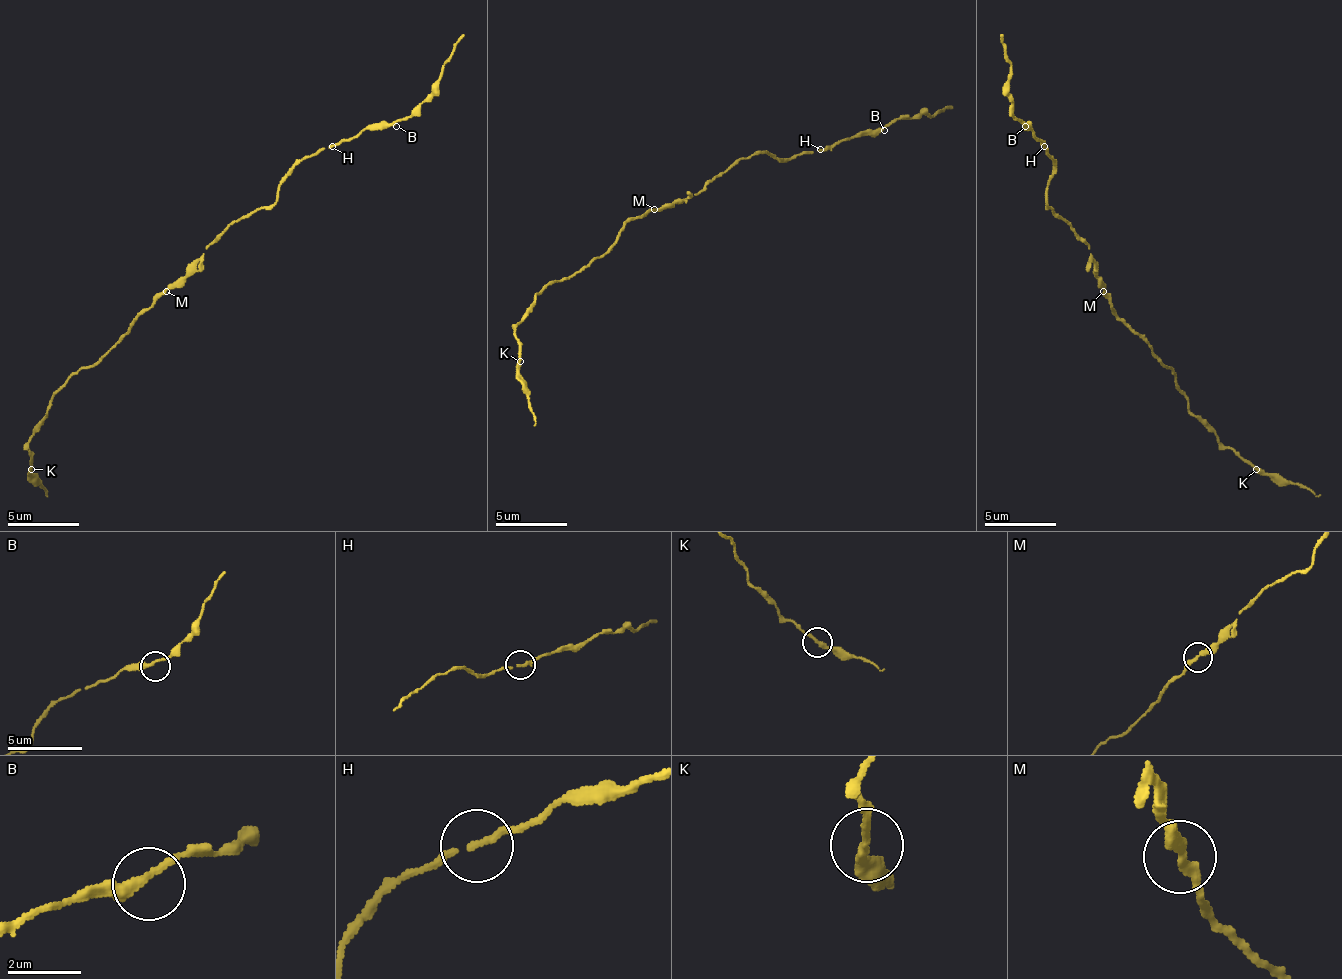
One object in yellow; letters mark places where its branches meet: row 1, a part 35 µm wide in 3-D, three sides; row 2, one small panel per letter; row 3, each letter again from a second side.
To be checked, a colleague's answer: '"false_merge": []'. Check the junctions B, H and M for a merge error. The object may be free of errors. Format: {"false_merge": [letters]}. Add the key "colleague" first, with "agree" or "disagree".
{"colleague": "agree", "false_merge": []}

